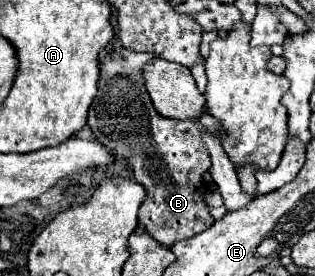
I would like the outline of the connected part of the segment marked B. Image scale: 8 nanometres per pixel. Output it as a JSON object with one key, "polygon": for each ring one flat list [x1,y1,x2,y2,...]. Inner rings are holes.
{"polygon":[[119,49,111,51,101,59,101,75,99,75,99,89,89,107,89,121,93,135,97,141,113,149,115,153,123,155,129,165,133,167,133,175,137,183,141,183,147,191,145,201,139,207,139,225,161,245,171,247,175,241,189,239,199,235,201,231,209,229,215,219,209,215,209,205,205,203,205,183,203,173,209,169,209,151,205,151,205,143,201,139,201,123,199,121,175,121,161,117,149,99,143,79,143,65,153,59,153,55,145,55,139,51]]}

